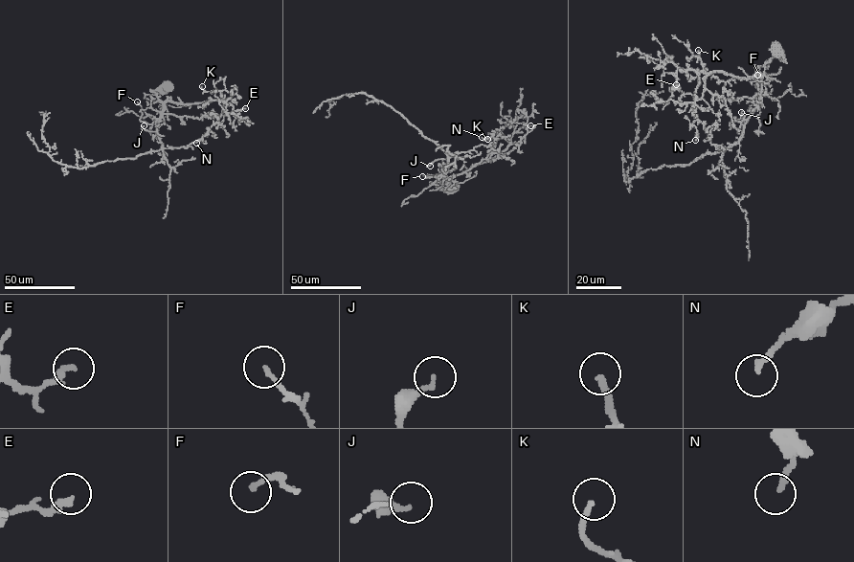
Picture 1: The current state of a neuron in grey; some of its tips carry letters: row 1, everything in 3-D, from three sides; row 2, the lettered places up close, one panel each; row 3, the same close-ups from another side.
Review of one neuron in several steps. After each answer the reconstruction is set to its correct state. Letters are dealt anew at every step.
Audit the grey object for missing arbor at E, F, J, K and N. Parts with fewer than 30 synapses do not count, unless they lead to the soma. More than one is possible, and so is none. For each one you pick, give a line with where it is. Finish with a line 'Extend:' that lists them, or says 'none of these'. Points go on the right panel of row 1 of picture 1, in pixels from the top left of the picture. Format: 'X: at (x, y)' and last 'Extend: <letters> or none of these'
K: at (698, 50)
Extend: K

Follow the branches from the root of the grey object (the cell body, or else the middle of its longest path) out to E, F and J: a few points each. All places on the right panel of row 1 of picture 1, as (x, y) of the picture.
E: (777, 51), (781, 51), (764, 63), (763, 75), (741, 78), (722, 72), (679, 69), (672, 93), (676, 84)
F: (777, 51), (781, 51), (764, 63), (761, 91), (757, 83), (755, 85), (757, 75)
J: (777, 51), (781, 51), (764, 63), (760, 97), (755, 110), (745, 120), (730, 122), (739, 120), (741, 112)

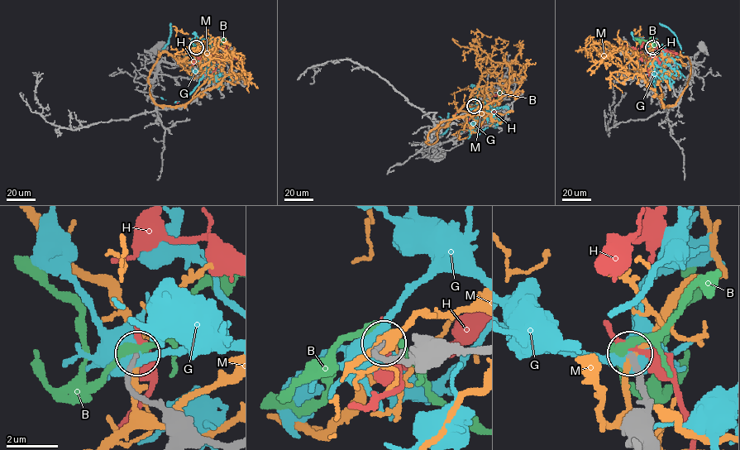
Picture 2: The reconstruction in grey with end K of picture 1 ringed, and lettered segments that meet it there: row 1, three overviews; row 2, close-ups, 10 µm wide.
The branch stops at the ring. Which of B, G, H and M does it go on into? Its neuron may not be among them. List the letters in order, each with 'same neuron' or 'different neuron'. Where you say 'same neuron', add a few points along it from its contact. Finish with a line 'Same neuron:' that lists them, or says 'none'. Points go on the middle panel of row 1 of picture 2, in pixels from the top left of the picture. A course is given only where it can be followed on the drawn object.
B: different neuron
G: different neuron
H: different neuron
M: different neuron
Same neuron: none

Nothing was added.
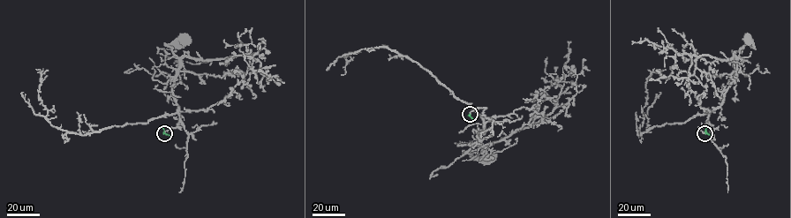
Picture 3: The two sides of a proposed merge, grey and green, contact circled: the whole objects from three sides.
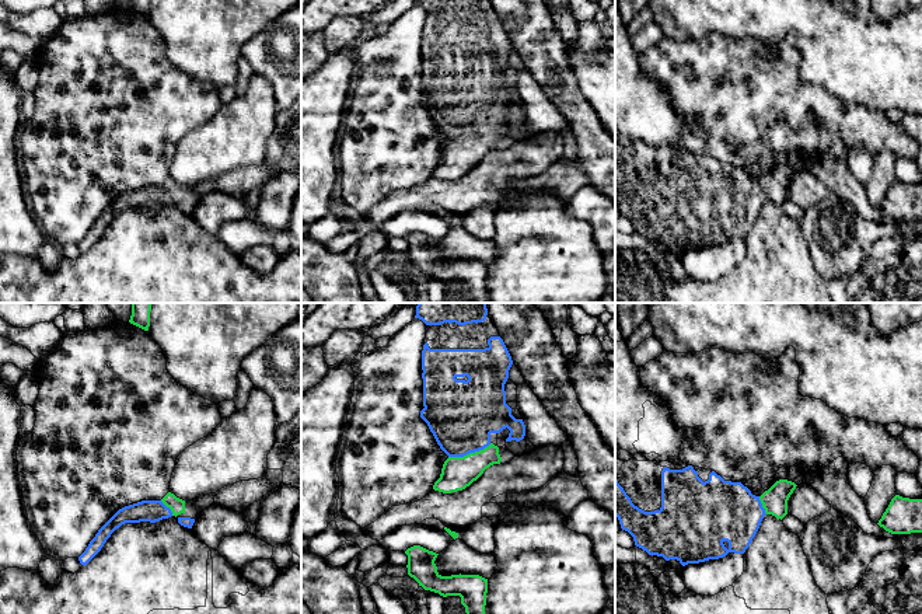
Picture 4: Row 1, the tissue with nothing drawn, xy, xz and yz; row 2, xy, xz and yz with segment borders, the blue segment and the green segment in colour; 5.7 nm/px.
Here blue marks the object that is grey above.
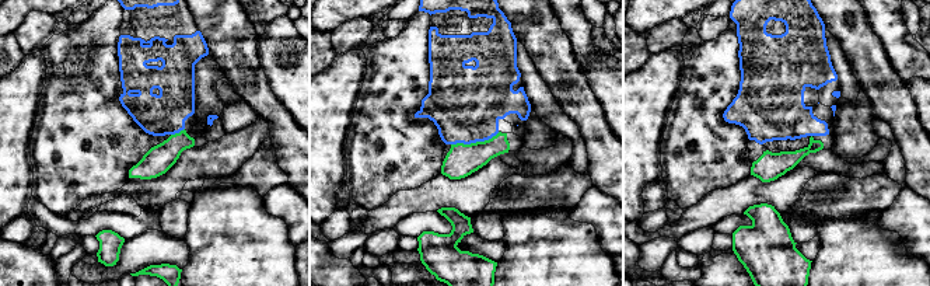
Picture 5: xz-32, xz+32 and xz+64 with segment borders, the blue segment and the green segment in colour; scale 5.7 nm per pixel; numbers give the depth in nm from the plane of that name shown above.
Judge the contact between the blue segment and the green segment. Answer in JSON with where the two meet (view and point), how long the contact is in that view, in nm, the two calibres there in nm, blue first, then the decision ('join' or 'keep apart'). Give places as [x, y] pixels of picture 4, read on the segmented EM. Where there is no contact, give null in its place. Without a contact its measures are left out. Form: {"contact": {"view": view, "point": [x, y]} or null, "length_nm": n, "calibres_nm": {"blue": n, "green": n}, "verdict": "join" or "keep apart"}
{"contact": {"view": "xz", "point": [470, 452]}, "length_nm": 260, "calibres_nm": {"blue": 400, "green": 190}, "verdict": "join"}

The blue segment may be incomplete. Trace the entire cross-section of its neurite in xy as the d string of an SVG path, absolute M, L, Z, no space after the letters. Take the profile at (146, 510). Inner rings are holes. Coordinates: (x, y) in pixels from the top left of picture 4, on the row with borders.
M168 492L161 500L142 500L119 509L90 541L78 557L81 565L87 565L104 547L111 534L125 523L156 523L171 516L185 513L185 500Z

